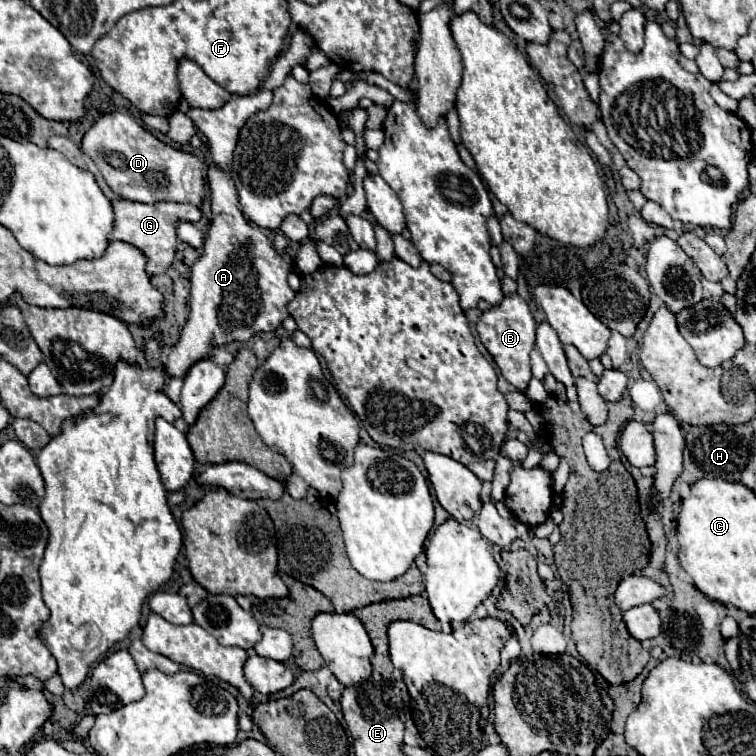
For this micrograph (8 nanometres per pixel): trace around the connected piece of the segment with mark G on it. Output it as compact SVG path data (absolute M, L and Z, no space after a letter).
M117 200L113 202L115 206L115 230L111 232L113 240L123 240L147 254L147 272L151 276L155 274L165 274L167 268L175 260L177 252L177 234L173 230L177 228L177 222L187 220L187 222L199 222L201 220L201 210L191 204L175 204L175 202L155 202L155 204L141 204L141 202L131 202L131 200Z

